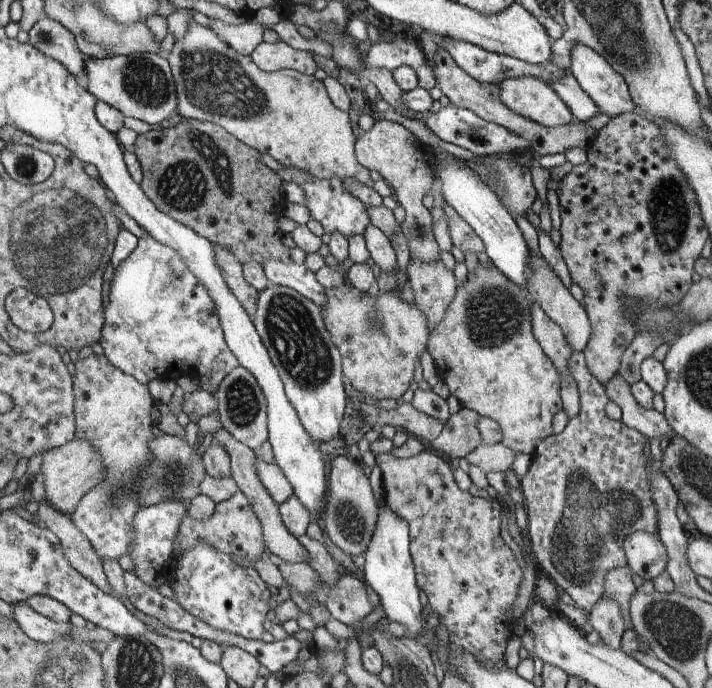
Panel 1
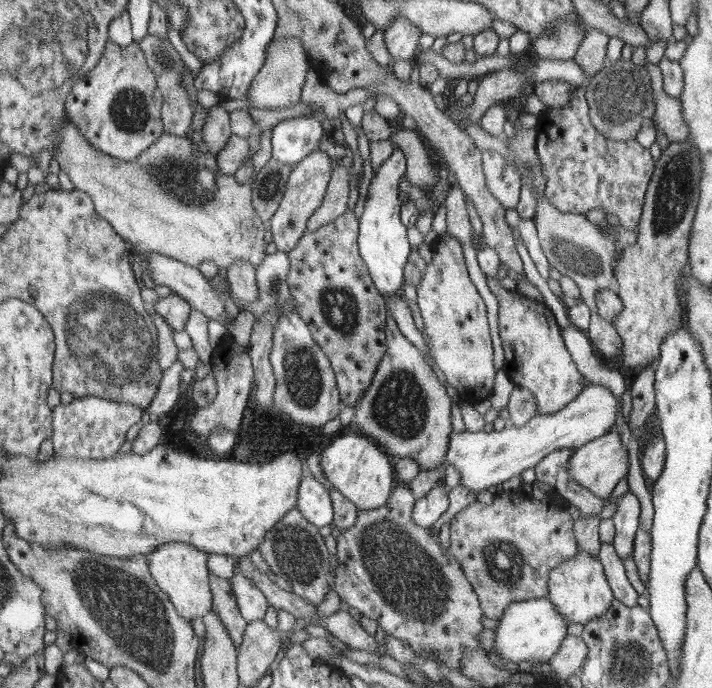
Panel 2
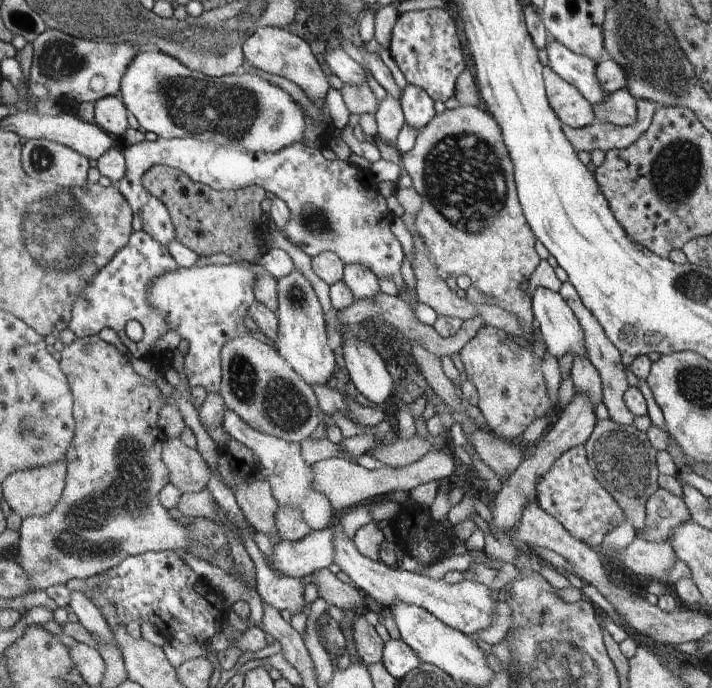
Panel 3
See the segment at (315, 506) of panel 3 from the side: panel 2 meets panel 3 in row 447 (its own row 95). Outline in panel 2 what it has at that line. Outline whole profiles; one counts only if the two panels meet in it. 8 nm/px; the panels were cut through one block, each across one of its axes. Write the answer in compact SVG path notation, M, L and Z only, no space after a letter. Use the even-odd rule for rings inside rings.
M292 36L272 40L268 48L266 64L256 74L248 89L248 100L250 107L254 109L278 109L296 105L301 100L302 87L306 79L306 71L310 69L308 64L308 50L303 46L302 40L294 39Z

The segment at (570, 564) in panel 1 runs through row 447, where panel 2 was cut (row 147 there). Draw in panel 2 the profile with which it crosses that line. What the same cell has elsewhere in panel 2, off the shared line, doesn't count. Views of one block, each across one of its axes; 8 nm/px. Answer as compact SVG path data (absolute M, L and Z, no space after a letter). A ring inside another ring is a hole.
M585 86L576 87L567 106L542 112L535 129L539 131L539 155L547 177L544 194L558 210L586 215L592 208L599 208L623 227L638 230L655 161L636 138L614 141L596 130L589 117Z

